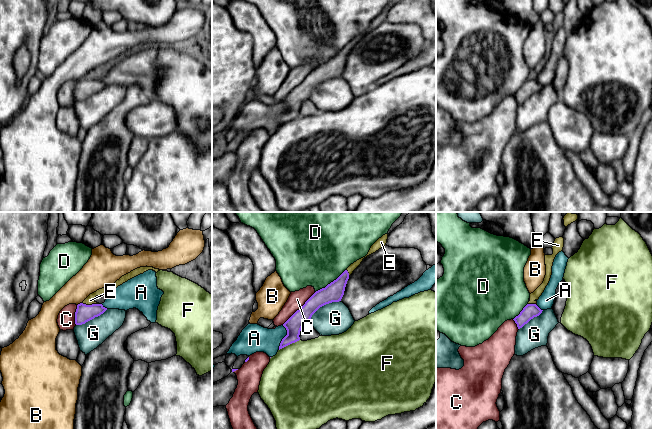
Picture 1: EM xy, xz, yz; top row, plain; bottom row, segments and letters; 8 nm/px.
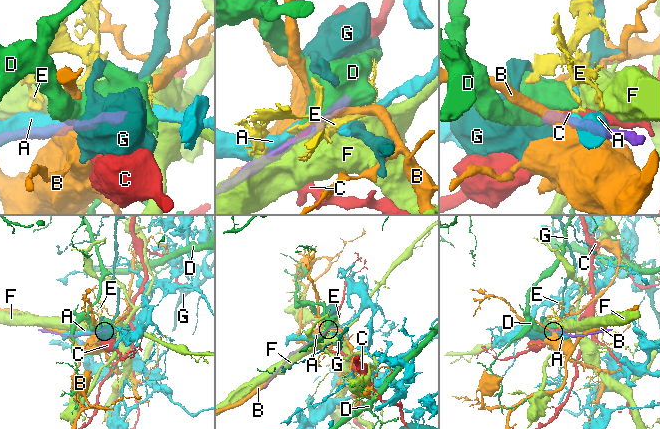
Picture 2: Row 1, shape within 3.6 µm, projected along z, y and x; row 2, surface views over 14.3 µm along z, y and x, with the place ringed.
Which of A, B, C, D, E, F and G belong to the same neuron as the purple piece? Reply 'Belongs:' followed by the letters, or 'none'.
Belongs: E

